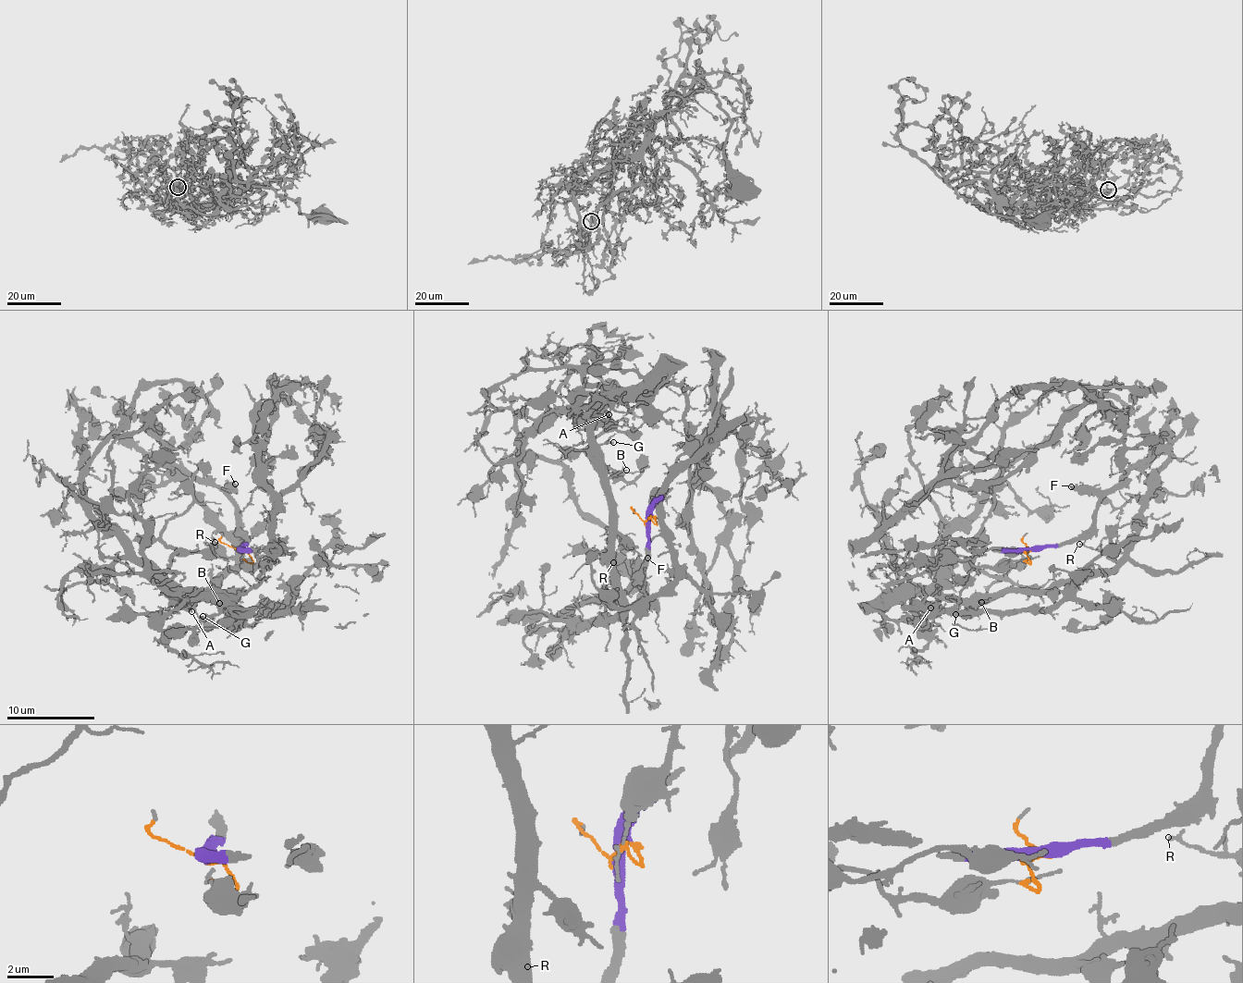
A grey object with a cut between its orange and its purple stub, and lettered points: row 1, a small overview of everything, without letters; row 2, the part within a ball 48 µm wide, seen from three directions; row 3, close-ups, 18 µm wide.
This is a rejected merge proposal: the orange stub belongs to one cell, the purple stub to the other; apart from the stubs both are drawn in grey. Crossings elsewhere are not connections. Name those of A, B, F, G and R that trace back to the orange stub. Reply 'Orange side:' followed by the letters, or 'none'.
Orange side: A, B, G, R

